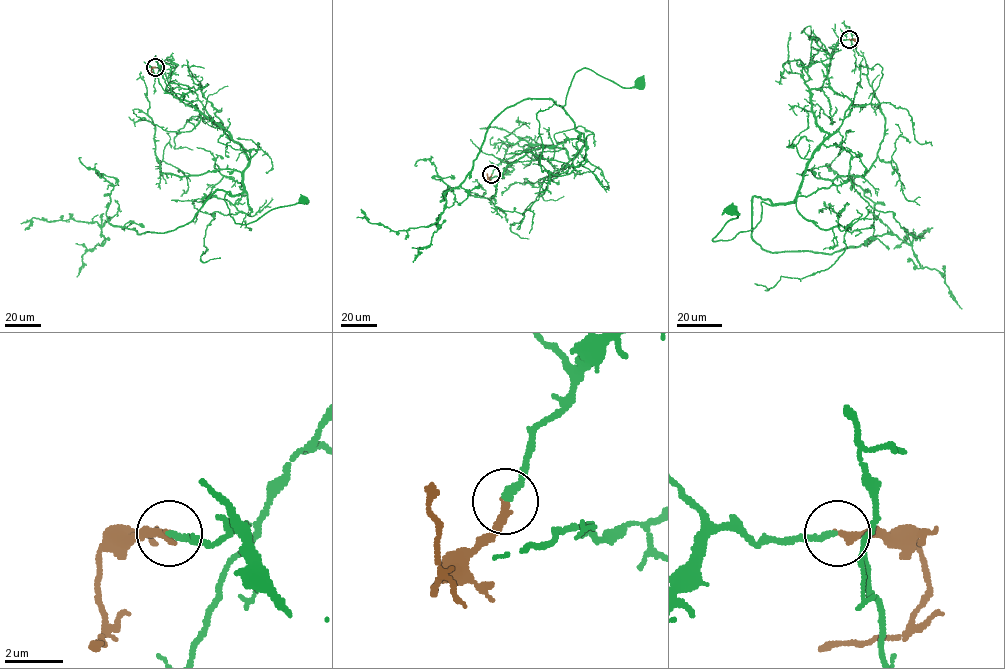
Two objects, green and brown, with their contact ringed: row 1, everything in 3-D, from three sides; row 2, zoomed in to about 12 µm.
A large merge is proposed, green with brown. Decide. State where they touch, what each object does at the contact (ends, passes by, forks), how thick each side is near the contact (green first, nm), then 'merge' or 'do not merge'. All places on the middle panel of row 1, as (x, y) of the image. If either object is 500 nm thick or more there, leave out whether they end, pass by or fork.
(491, 174) | green ends | brown ends | 240/260 nm | merge

